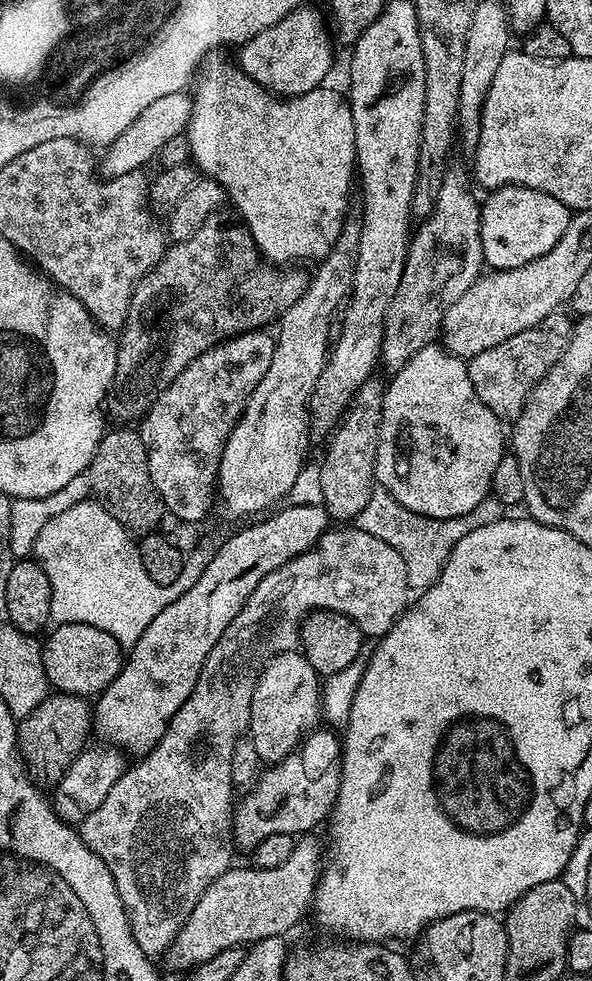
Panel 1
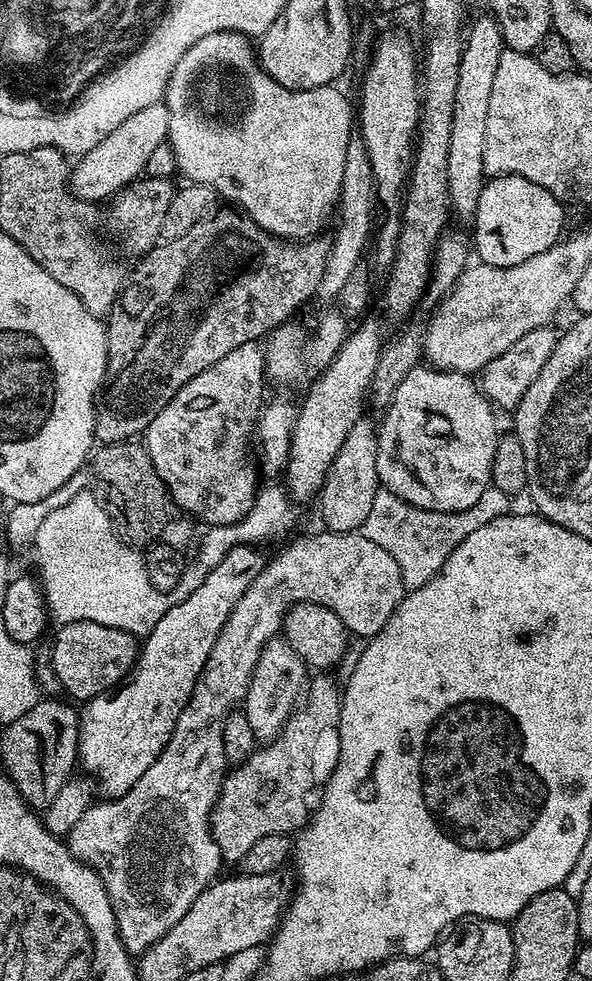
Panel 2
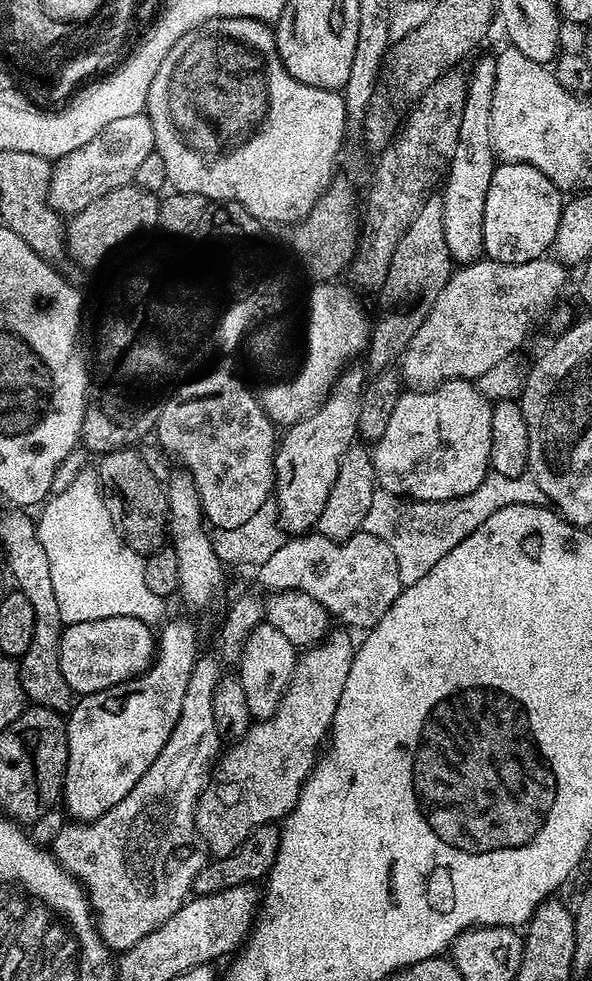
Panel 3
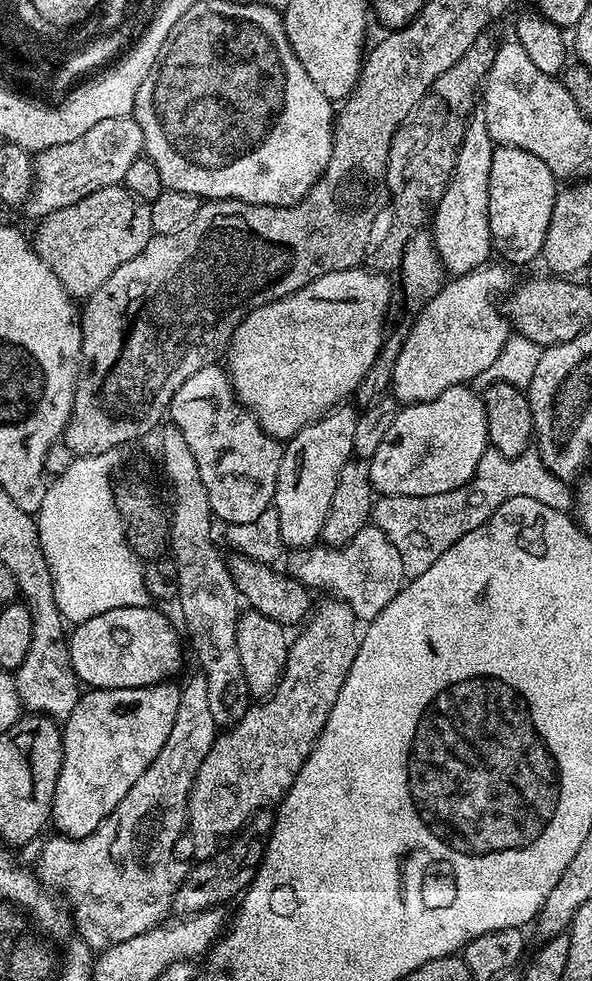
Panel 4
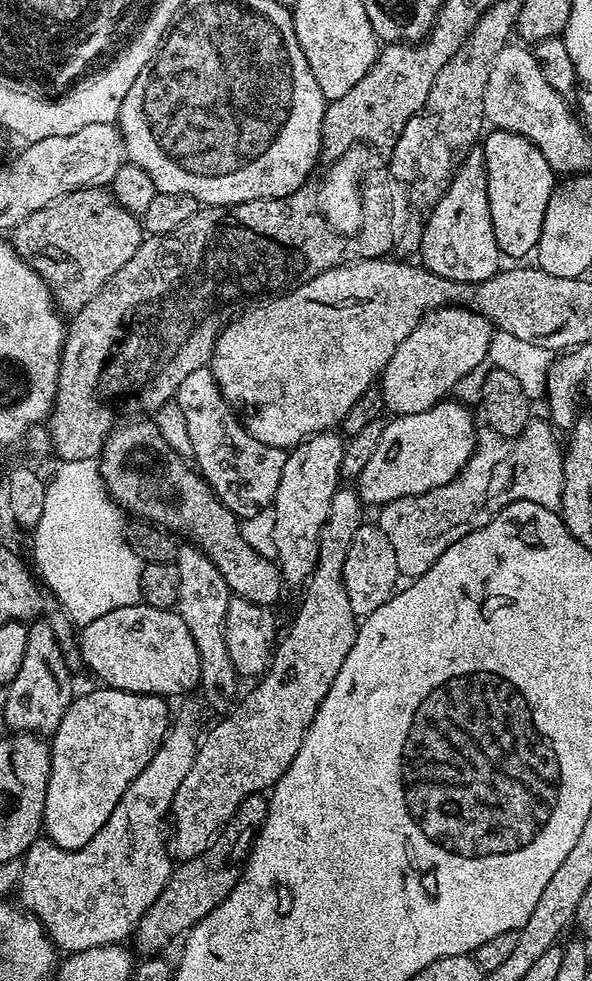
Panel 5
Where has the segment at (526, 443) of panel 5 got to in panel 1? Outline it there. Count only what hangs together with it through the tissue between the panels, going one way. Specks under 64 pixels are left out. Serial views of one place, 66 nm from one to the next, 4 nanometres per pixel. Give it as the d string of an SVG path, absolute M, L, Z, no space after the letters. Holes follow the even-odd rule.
M376 486L370 494L370 502L355 518L355 527L366 530L366 534L374 534L374 538L382 538L389 546L394 546L398 554L402 554L402 562L406 562L408 587L412 590L429 588L442 574L445 562L450 558L450 550L470 534L470 530L478 530L478 526L486 526L490 522L498 522L505 515L505 505L494 498L478 502L470 514L462 514L458 518L426 518L422 514L414 514L414 510L406 510L389 494L386 489Z

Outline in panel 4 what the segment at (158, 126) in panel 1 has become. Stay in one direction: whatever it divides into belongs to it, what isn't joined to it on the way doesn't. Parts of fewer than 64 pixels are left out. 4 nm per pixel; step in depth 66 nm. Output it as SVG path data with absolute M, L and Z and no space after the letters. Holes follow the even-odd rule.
M123 116L106 118L90 126L90 130L86 130L82 138L74 138L74 142L62 142L62 146L50 146L35 153L32 194L26 201L26 209L35 218L43 218L54 210L62 210L62 206L72 206L86 198L86 194L94 194L94 190L121 183L127 168L143 150L144 139L138 122L131 116Z

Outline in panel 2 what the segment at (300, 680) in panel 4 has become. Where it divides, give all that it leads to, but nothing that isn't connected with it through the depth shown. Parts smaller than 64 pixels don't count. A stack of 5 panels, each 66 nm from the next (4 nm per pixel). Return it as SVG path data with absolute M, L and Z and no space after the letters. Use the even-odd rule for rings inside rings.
M335 675L313 676L316 677L307 681L302 702L297 703L296 711L276 739L257 747L246 762L235 765L225 775L220 797L212 807L211 826L221 857L232 866L239 865L250 846L258 838L266 838L266 834L299 833L314 811L312 787L316 784L316 772L312 769L312 751L327 728L335 729L339 725L342 688Z

